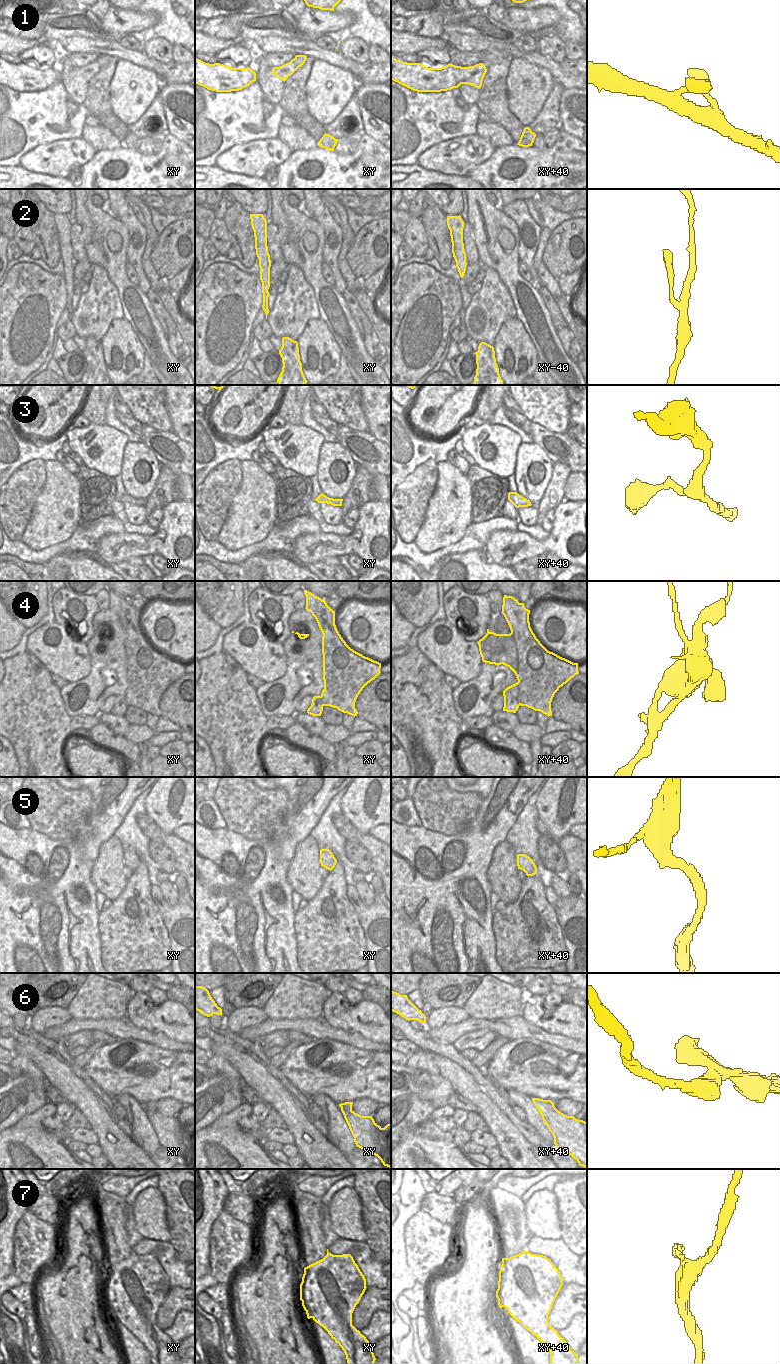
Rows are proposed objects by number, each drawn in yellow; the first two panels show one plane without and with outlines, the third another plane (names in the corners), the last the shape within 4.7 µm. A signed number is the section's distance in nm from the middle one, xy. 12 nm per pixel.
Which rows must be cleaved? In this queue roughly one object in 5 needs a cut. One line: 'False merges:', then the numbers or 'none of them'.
False merges: 4

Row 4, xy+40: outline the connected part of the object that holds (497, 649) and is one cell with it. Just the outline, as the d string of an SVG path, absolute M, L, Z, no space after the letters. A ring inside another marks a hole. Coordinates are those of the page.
M487 629L486 635L477 643L483 662L497 666L503 664L518 675L518 649L511 633L496 634Z

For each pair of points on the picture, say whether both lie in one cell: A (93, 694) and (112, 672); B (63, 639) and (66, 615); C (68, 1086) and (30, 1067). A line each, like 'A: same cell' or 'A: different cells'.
A: same cell
B: different cells
C: different cells

